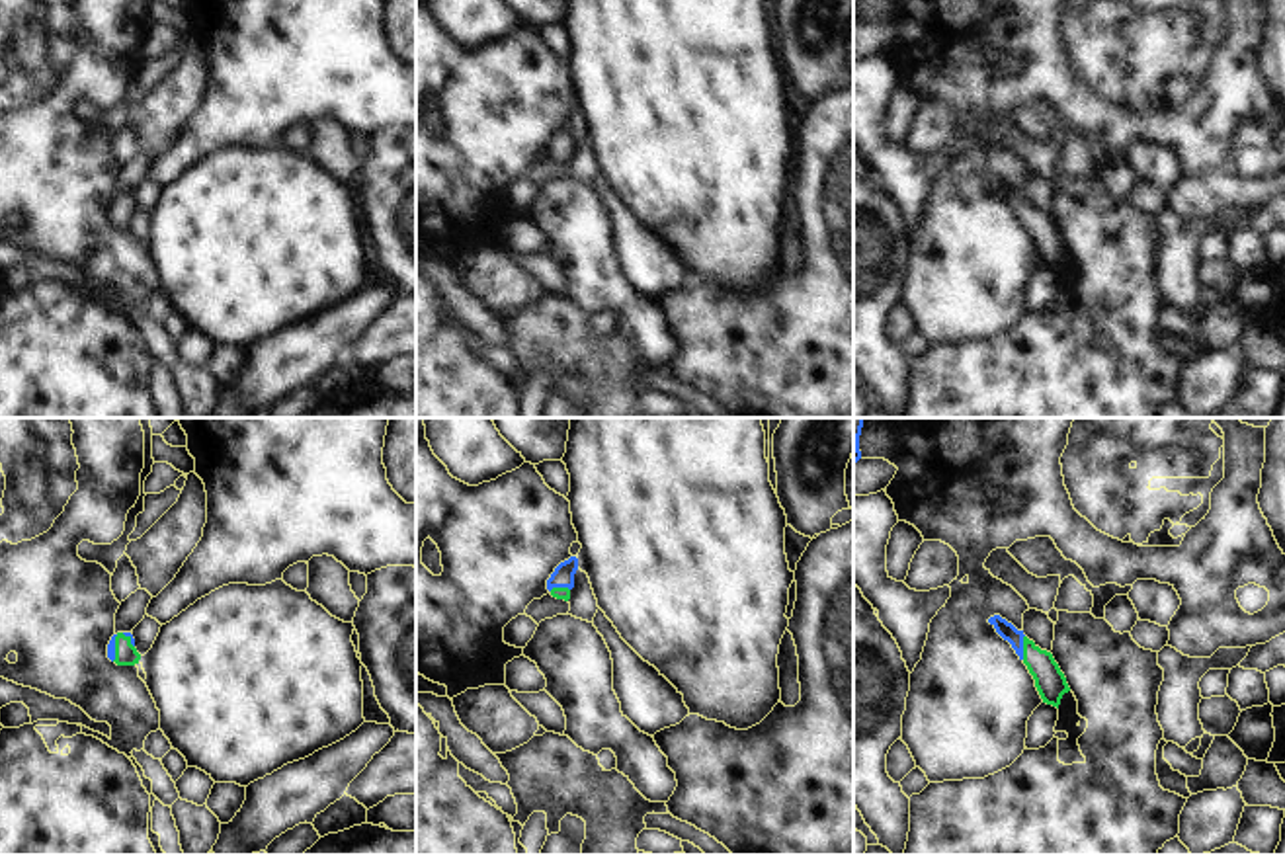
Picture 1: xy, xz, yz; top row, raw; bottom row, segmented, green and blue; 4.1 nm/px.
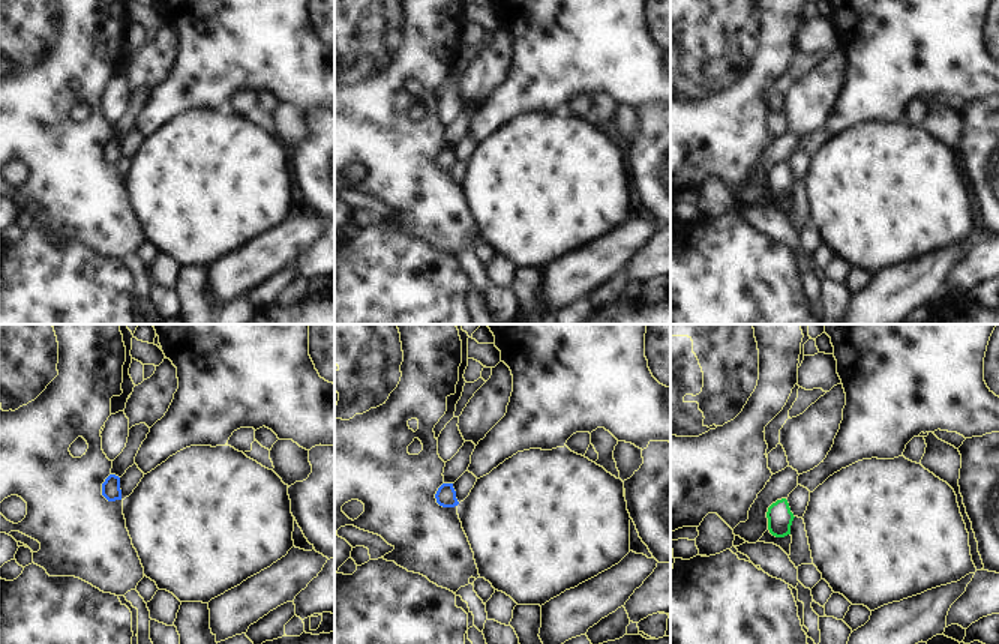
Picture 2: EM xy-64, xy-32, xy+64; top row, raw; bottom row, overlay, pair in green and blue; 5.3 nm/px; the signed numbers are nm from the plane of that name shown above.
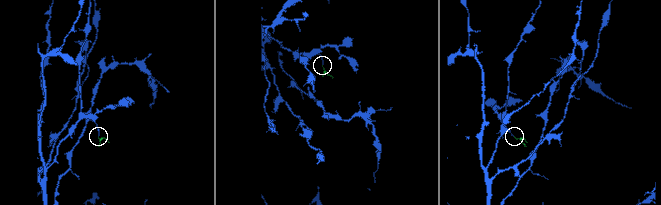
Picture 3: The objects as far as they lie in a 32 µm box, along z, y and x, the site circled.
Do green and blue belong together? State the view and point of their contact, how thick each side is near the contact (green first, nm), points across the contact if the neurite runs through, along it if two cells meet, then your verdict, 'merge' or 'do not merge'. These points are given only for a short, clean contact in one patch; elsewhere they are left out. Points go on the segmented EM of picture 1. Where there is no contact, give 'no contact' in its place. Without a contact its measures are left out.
yz (1024, 647) | 130/70 nm | across yz (1051, 684), (1041, 664), (1024, 647), (1004, 629) | merge

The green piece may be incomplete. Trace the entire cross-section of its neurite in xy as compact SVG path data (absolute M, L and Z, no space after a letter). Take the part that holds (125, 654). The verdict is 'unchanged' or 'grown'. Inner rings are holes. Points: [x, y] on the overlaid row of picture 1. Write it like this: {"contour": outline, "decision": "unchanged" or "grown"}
{"contour": "M117 632L107 644L107 658L117 666L135 666L141 654L135 648L135 638L131 632Z", "decision": "grown"}

